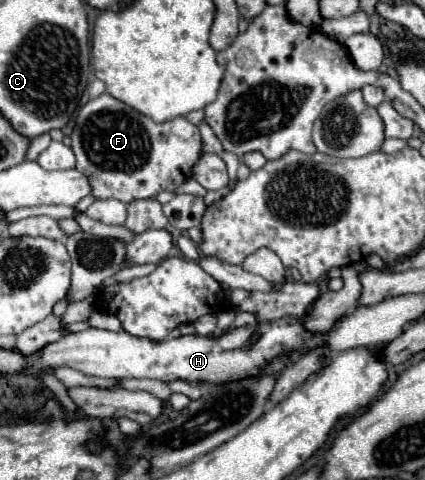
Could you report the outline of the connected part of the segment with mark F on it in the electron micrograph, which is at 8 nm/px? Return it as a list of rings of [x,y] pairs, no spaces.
[[[101,94],[89,100],[77,114],[75,128],[71,134],[71,148],[77,156],[77,170],[93,182],[93,196],[99,200],[115,198],[121,202],[133,202],[139,198],[151,198],[161,190],[175,192],[185,180],[191,178],[191,170],[201,156],[201,134],[195,124],[187,118],[175,118],[171,122],[157,124],[141,112],[133,110],[125,102],[119,102],[111,94]]]

